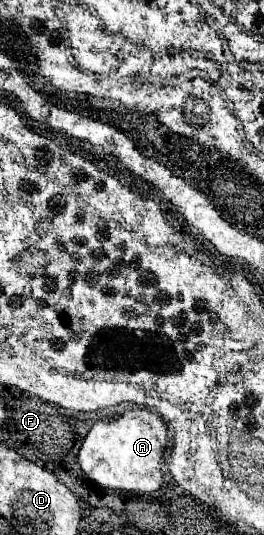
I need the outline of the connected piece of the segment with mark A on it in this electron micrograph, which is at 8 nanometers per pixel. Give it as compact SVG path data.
M129 410L119 420L95 426L83 440L79 450L79 464L83 472L105 488L125 490L131 494L150 494L163 482L163 448L167 446L167 426L149 410Z

